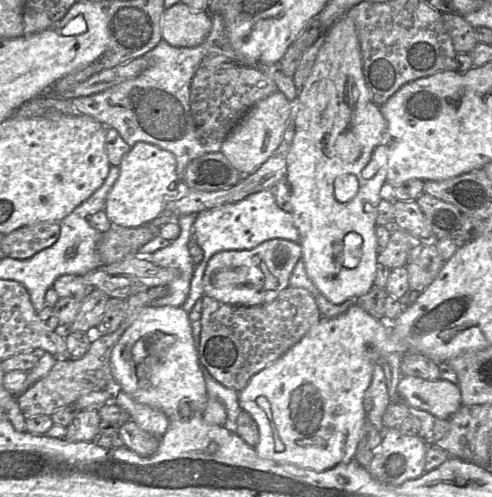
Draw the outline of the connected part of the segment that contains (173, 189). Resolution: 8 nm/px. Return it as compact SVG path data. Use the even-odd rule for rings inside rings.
M137 142L123 155L120 174L106 197L105 212L114 225L138 227L157 218L165 204L177 198L186 185L176 173L173 153L147 142Z

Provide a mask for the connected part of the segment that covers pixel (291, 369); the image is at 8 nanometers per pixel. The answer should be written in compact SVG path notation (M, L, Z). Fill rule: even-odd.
M352 304L337 317L321 317L312 328L280 358L254 374L238 393L240 408L249 413L258 426L259 441L255 453L262 459L288 463L317 472L350 463L366 422L366 391L376 364L390 353L405 355L409 344L395 334L392 323L380 321Z

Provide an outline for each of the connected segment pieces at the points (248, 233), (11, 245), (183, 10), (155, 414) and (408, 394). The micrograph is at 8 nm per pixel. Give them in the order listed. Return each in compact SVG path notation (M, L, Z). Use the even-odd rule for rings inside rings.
M265 189L250 194L237 202L198 213L193 224L193 239L202 248L204 256L201 262L195 265L189 293L181 308L189 313L196 301L199 298L202 299L204 295L203 275L211 256L219 251L252 249L262 242L274 238L287 239L297 243L300 241L300 234L291 213L282 210L276 204L273 189Z
M41 221L22 226L4 235L1 249L6 257L30 258L37 252L52 246L59 236L59 222Z
M181 1L162 15L162 39L171 46L196 47L204 42L211 28L209 12L191 9Z
M121 390L114 393L114 402L125 409L130 421L135 422L144 431L161 438L167 430L169 419L161 410L138 403Z
M403 376L398 384L398 394L400 401L408 406L440 419L449 419L462 406L458 385L444 379L428 381L419 377Z

